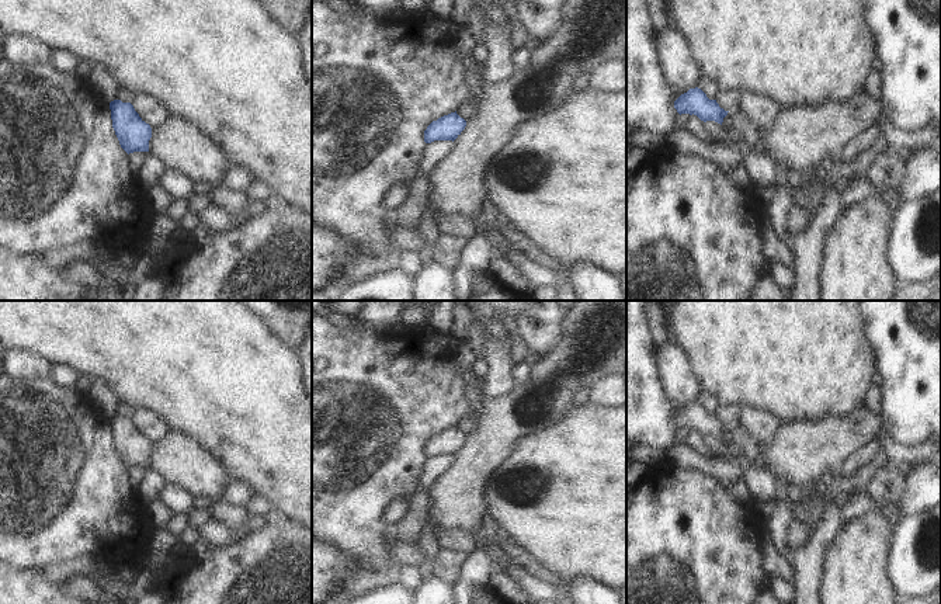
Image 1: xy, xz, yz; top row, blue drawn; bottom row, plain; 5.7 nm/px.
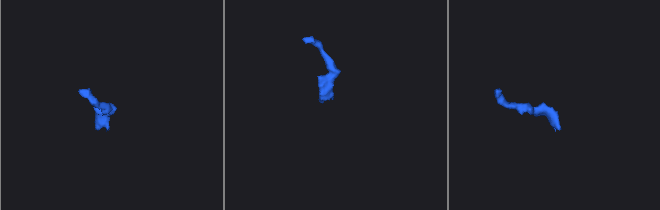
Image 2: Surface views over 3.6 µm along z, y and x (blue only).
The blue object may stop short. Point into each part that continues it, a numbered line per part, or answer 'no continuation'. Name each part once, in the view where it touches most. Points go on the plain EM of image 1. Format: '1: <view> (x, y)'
no continuation

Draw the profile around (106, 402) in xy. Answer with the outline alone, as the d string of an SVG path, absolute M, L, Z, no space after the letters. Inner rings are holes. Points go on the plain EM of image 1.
M100 379L91 381L87 396L96 405L96 407L107 417L115 414L119 402Z

